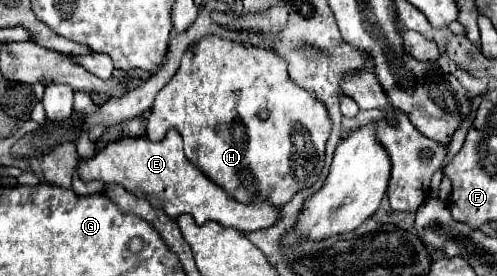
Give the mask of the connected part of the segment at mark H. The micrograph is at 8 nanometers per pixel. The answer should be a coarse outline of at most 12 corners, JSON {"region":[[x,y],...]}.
{"region":[[204,37],[146,125],[240,203],[318,179],[330,119],[272,49]]}

